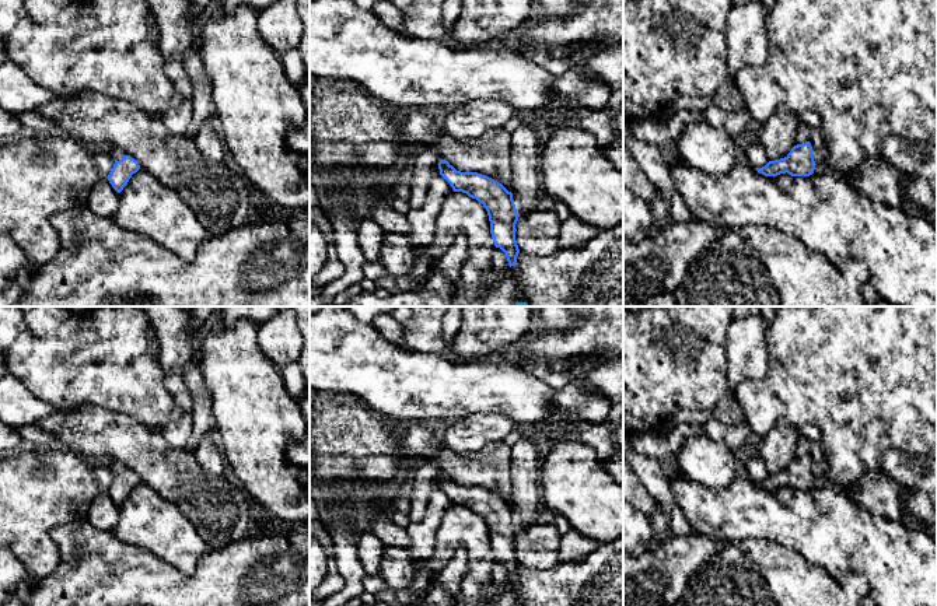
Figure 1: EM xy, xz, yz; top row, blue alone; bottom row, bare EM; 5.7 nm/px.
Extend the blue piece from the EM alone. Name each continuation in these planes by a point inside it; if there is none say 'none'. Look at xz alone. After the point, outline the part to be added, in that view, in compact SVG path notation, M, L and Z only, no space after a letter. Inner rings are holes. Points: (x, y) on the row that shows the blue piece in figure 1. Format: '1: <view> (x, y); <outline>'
none

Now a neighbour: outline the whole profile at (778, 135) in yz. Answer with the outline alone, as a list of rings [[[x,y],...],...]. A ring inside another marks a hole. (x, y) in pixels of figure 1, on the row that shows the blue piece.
[[[787,106],[776,109],[773,116],[762,123],[756,140],[763,146],[769,161],[787,157],[796,143],[798,116]]]

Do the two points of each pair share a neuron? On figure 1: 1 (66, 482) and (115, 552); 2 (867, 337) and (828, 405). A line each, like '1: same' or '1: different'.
1: different
2: same

